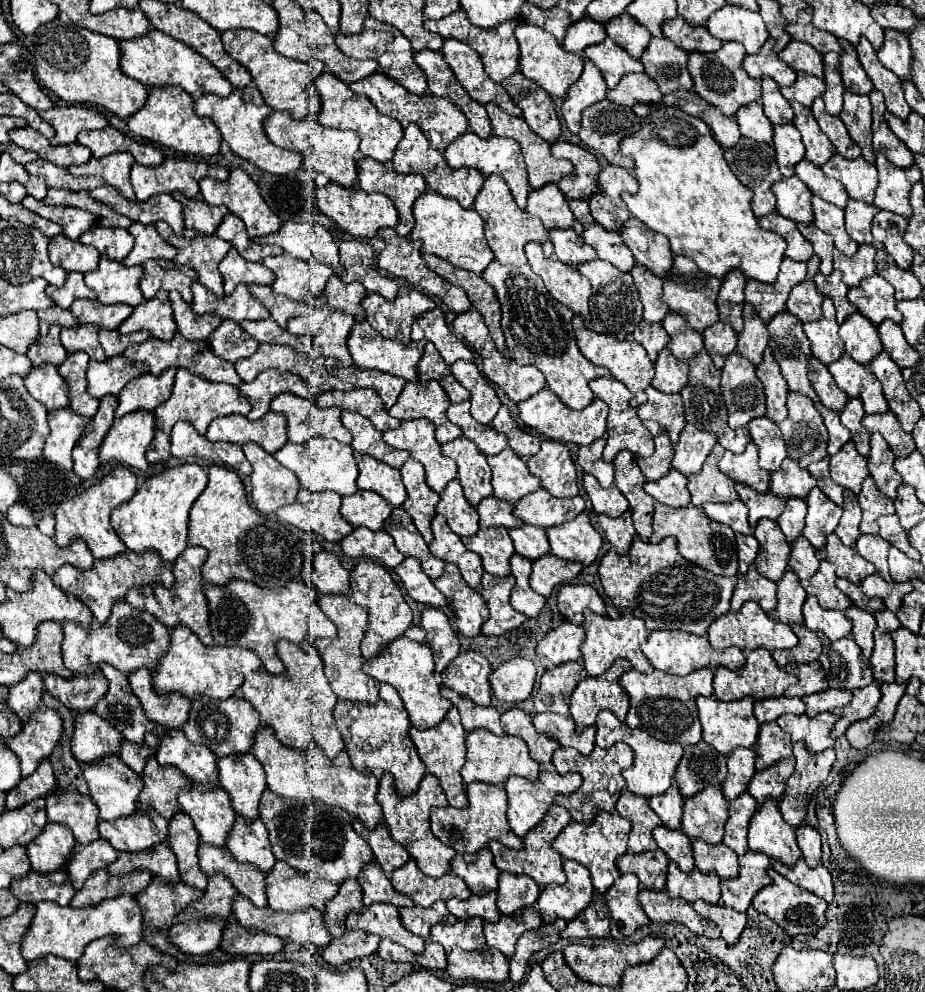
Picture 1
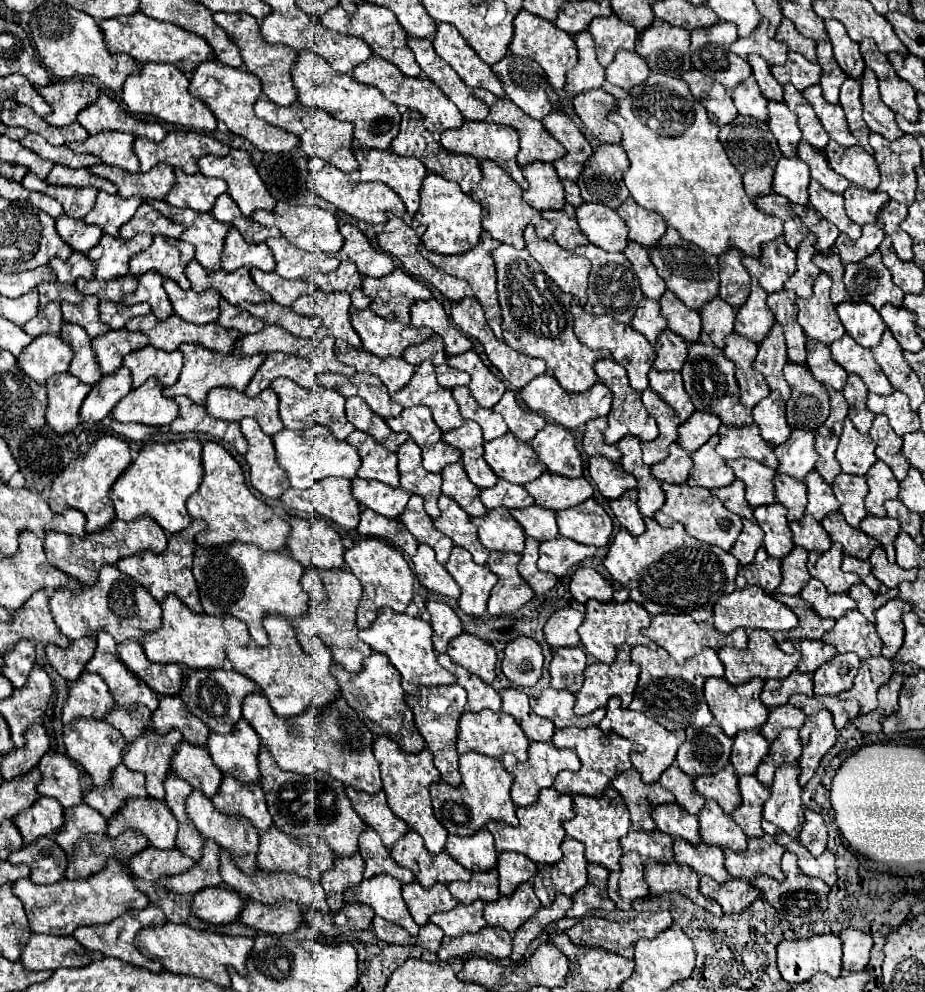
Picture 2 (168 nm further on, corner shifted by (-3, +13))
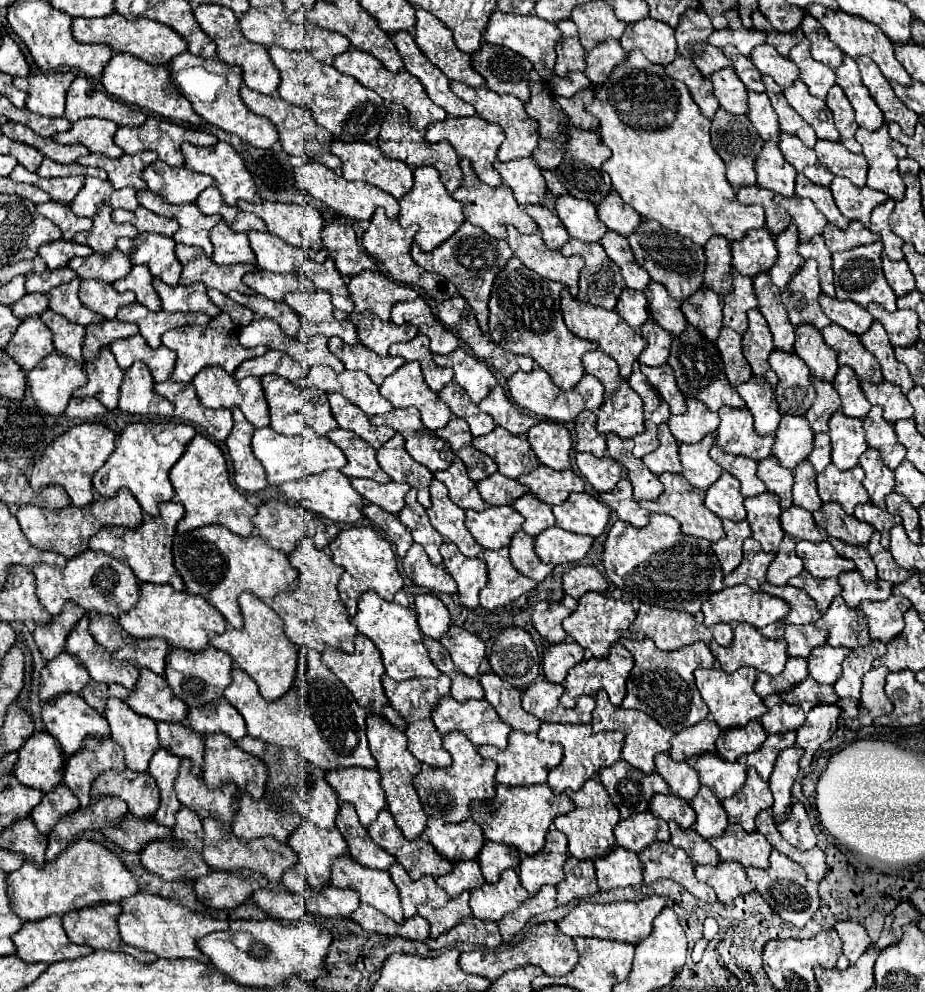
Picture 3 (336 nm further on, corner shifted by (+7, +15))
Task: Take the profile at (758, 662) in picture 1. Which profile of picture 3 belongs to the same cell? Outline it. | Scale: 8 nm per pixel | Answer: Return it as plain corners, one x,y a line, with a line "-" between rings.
738,624
734,628
734,640
730,646
720,646
714,640
708,644
718,664
726,672
734,672
742,666
752,666
770,676
778,676
786,666
786,642
764,638
754,626

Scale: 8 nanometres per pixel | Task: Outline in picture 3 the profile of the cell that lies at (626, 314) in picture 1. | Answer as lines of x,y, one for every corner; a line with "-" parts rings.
570,238
562,248
562,254
580,254
586,262
580,272
578,298
592,306
614,310
616,296
624,290
620,268
608,258
600,244
586,244

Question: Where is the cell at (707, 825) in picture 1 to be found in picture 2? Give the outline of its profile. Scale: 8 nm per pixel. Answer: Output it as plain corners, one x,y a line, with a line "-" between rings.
726,766
718,774
706,774
696,778
694,788
704,800
718,802
718,806
724,808
726,814
732,814
732,810
736,810
736,806
740,806
742,802
738,792
738,776
734,774
732,766

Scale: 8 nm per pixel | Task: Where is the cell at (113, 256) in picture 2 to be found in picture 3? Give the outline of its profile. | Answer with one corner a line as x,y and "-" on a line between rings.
100,204
98,216
94,216
92,230
76,234
74,240
90,246
98,254
108,254
116,246
116,240
122,236
134,238
138,236
138,230
132,224
116,224
112,220
112,208
108,204

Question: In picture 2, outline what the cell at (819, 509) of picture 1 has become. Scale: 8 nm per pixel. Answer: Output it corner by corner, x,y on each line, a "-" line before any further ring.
812,470
806,476
806,486
808,486
808,506
804,514
810,514
814,520
822,522
832,512
838,512
840,502
836,502
836,496
832,494
832,486
820,478
816,470

